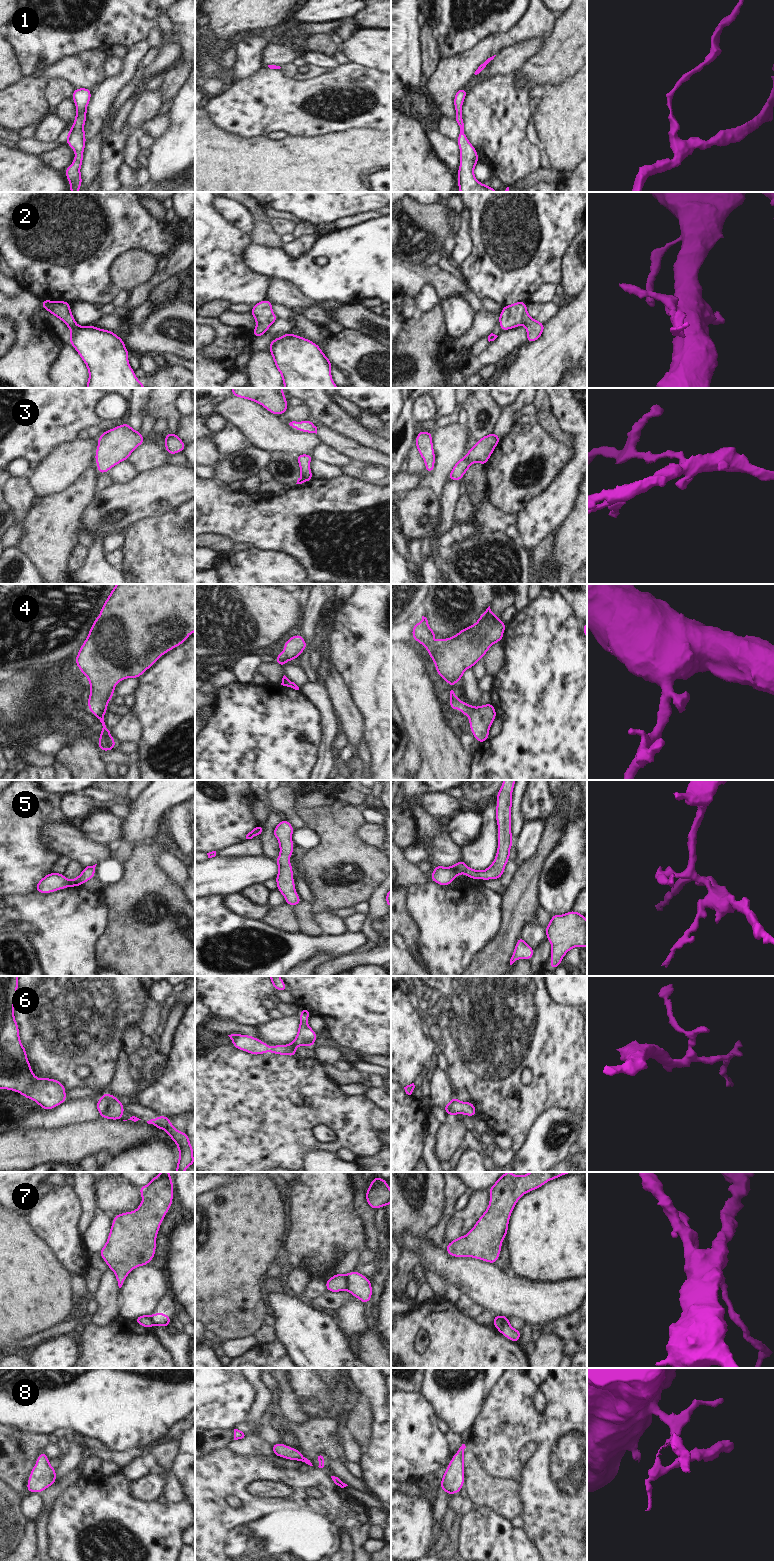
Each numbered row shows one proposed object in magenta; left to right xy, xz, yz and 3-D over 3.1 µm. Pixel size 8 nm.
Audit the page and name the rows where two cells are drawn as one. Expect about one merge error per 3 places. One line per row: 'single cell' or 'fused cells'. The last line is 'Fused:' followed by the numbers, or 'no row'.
1: single cell
2: single cell
3: single cell
4: single cell
5: single cell
6: single cell
7: fused cells
8: single cell
Fused: 7

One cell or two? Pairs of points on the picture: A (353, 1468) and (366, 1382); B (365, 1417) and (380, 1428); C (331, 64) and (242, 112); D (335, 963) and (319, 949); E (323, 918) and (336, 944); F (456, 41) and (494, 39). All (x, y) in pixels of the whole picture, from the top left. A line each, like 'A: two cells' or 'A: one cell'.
A: two cells
B: two cells
C: two cells
D: two cells
E: two cells
F: two cells

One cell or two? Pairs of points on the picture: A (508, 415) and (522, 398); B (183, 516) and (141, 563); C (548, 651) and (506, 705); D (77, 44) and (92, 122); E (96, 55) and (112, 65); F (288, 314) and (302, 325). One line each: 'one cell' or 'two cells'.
A: one cell
B: one cell
C: one cell
D: two cells
E: two cells
F: one cell

